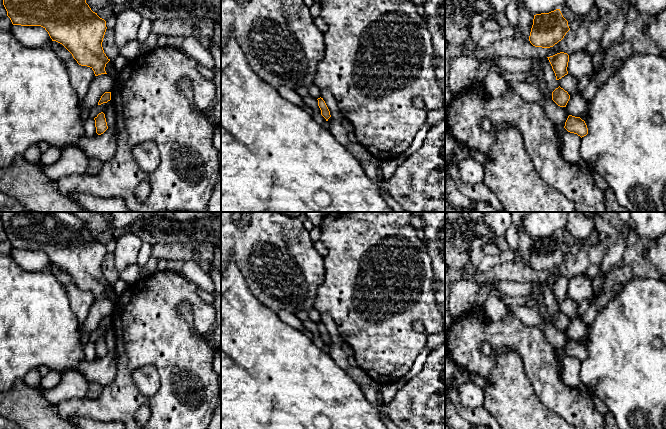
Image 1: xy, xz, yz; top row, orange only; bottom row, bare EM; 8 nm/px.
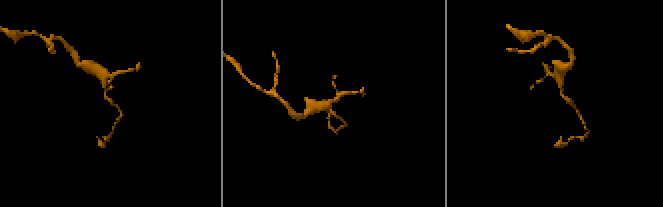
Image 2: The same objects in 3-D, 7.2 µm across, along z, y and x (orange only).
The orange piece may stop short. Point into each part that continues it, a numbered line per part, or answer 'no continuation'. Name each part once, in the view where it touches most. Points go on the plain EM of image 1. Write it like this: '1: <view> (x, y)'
no continuation

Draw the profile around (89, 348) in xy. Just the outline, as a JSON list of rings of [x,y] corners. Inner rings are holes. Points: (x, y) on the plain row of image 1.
[[[89,341],[84,345],[84,355],[87,361],[93,361],[97,358],[94,342]]]

